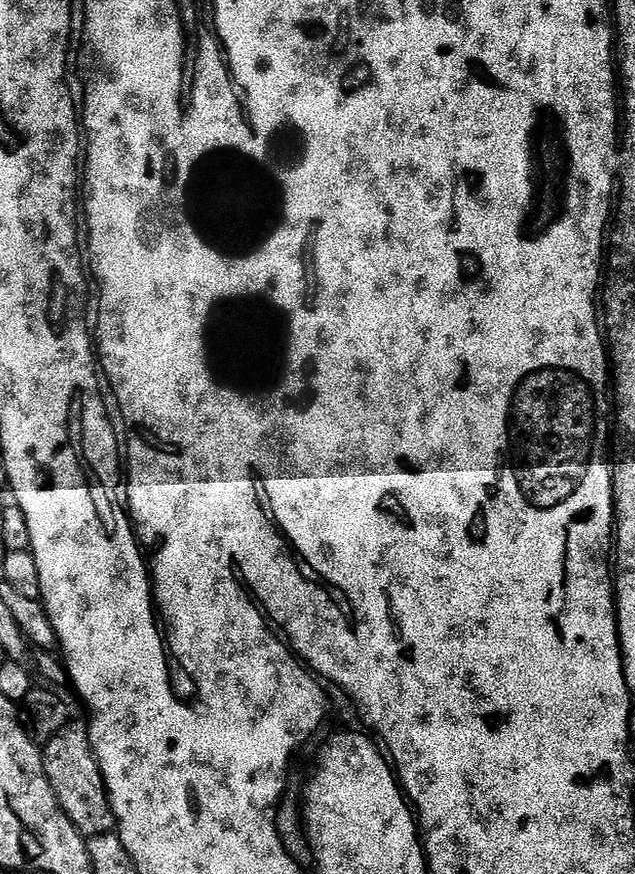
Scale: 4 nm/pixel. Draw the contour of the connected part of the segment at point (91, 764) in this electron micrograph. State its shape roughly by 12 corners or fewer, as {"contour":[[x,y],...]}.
{"contour":[[88,729],[43,745],[46,778],[85,838],[116,828]]}

